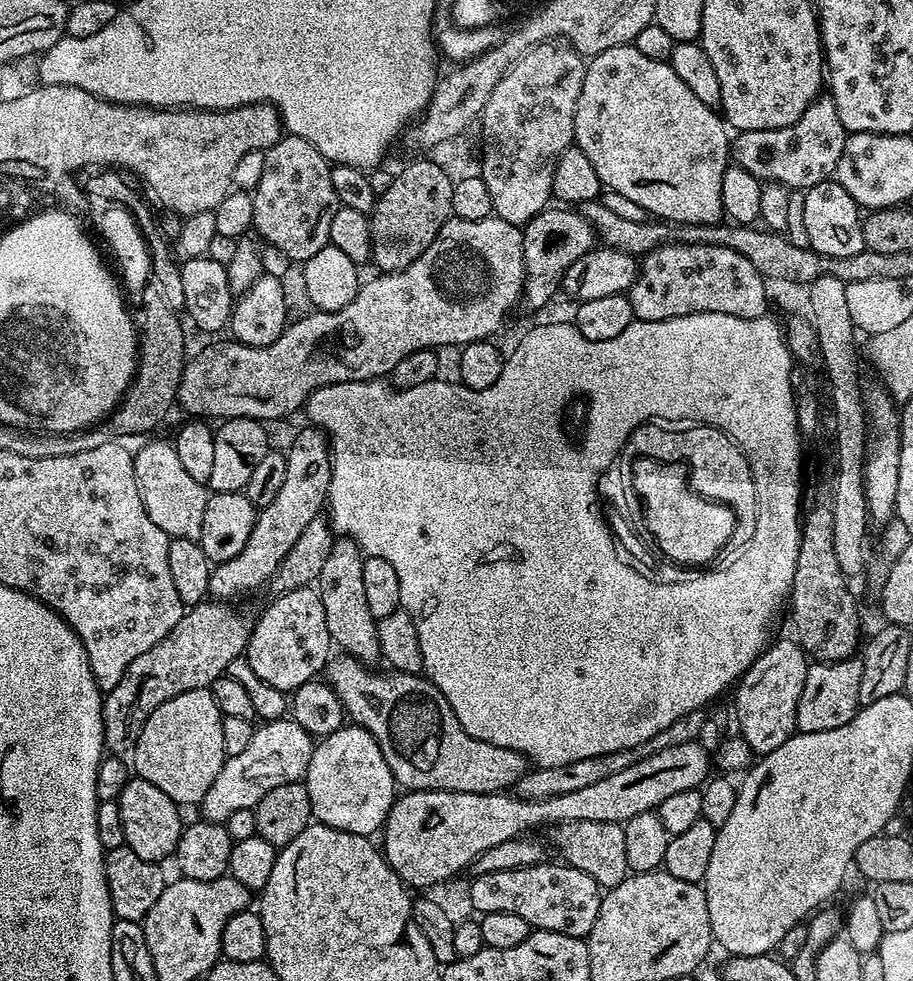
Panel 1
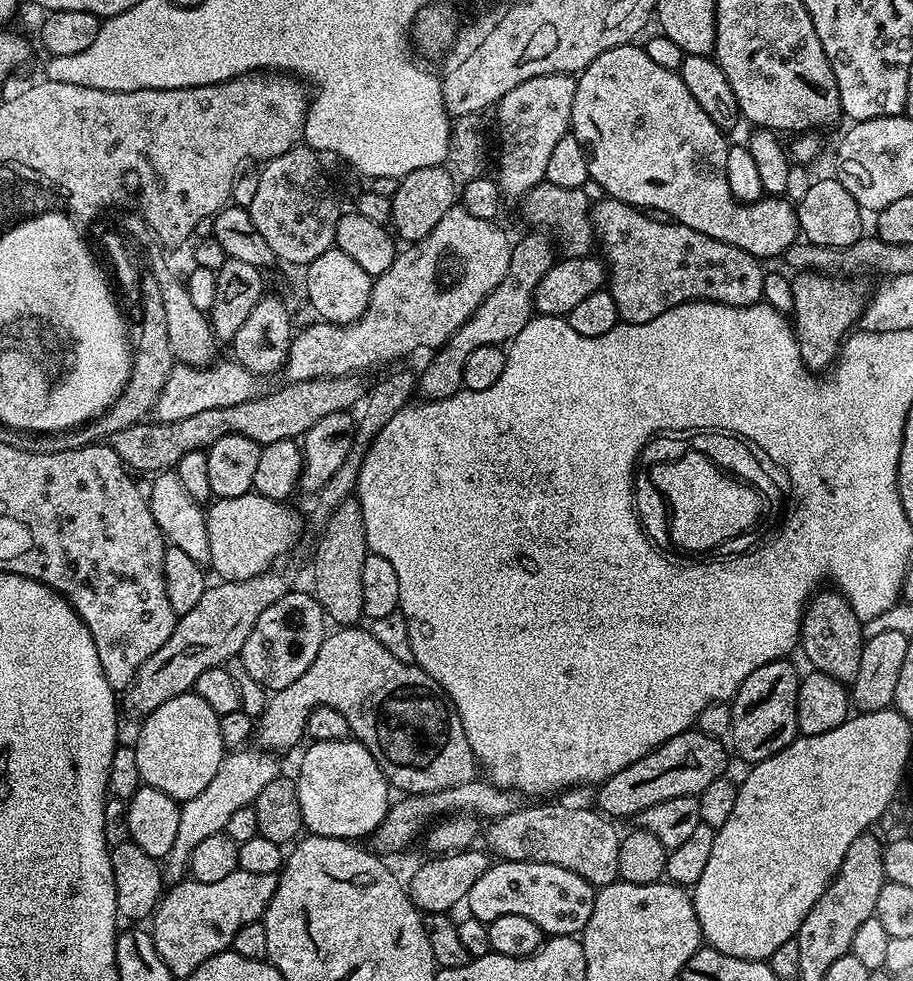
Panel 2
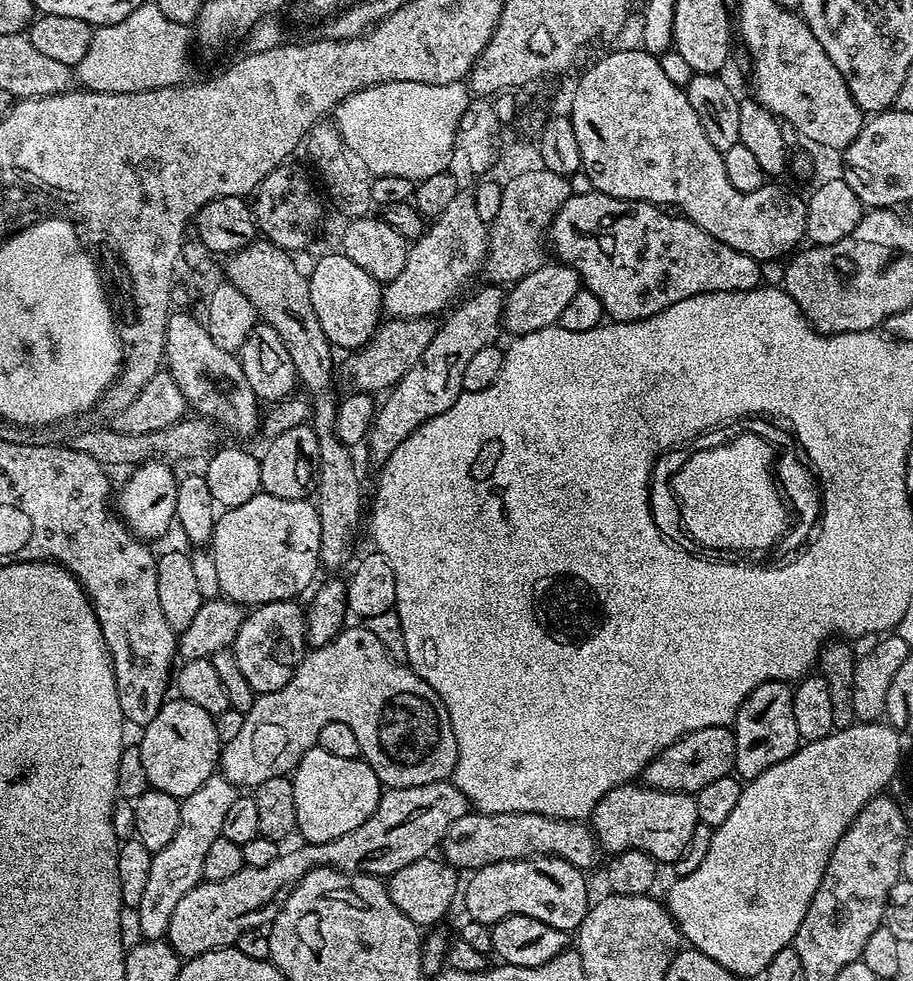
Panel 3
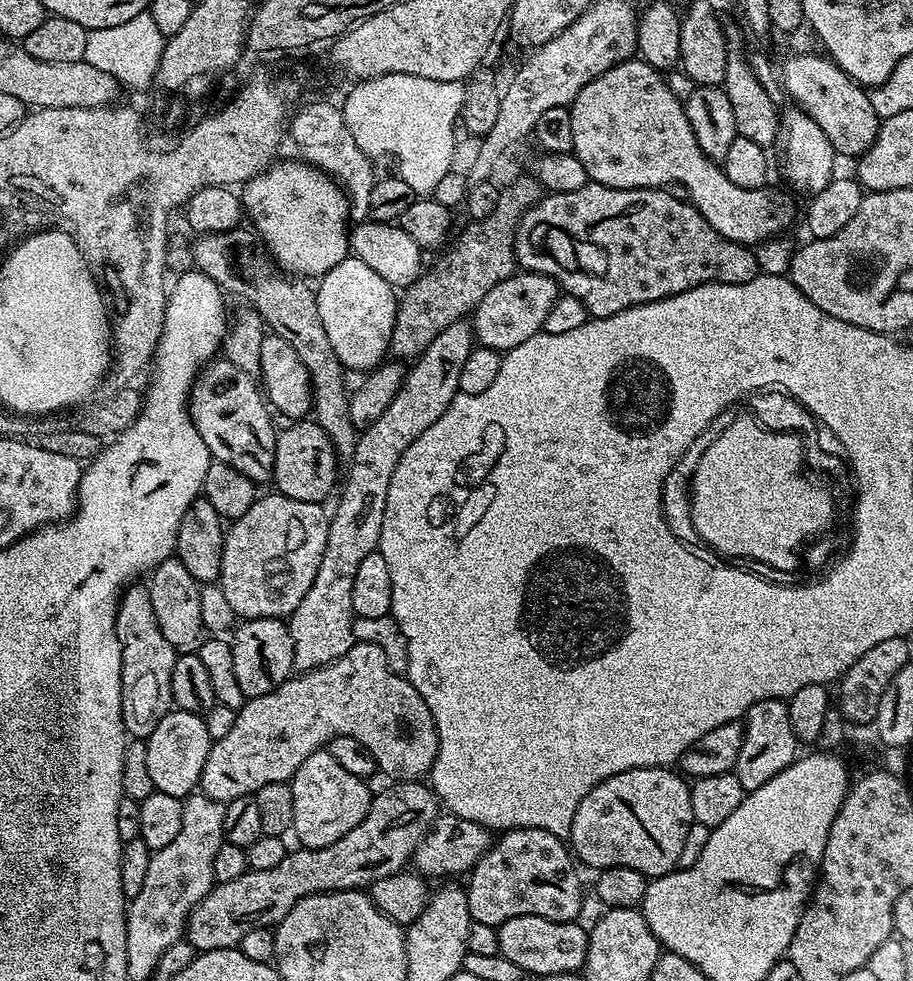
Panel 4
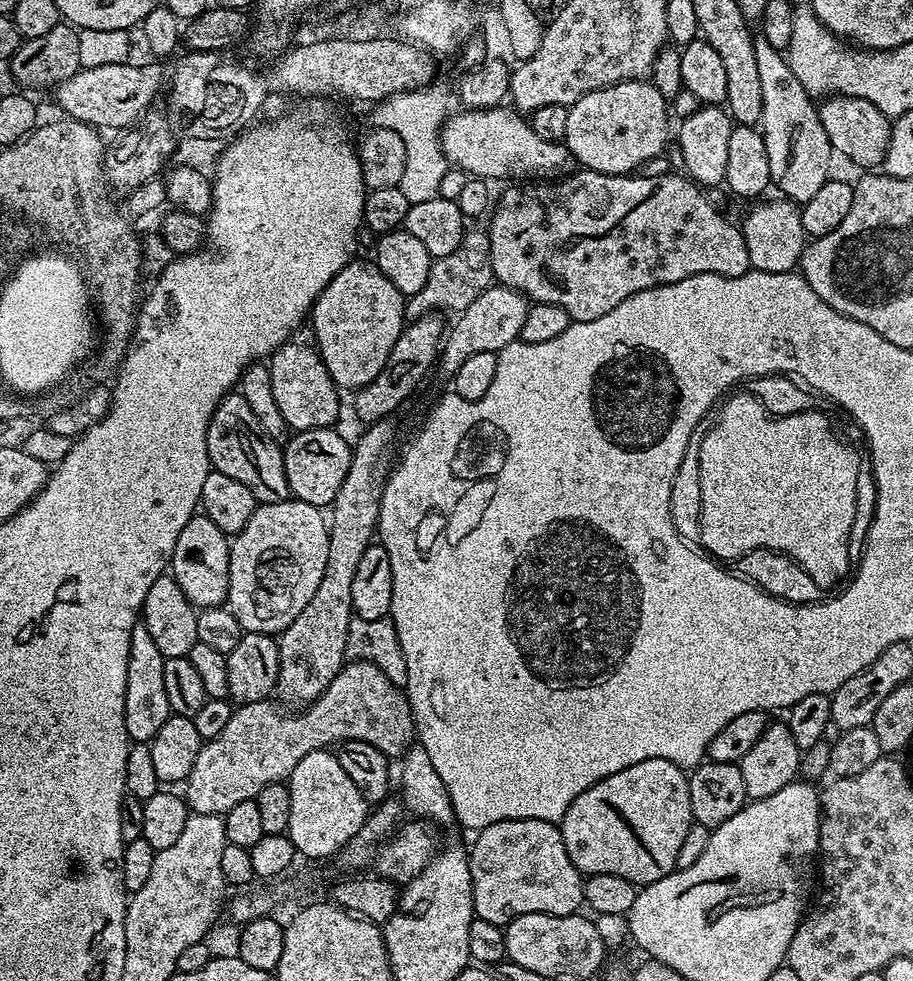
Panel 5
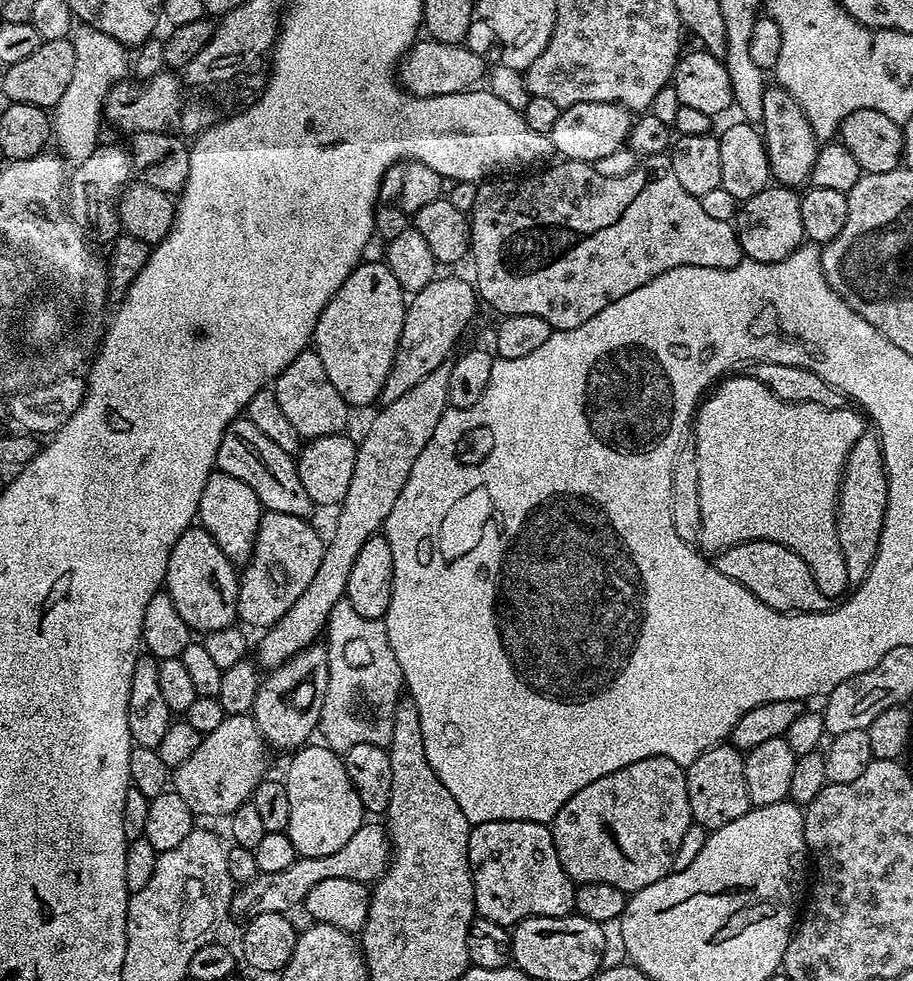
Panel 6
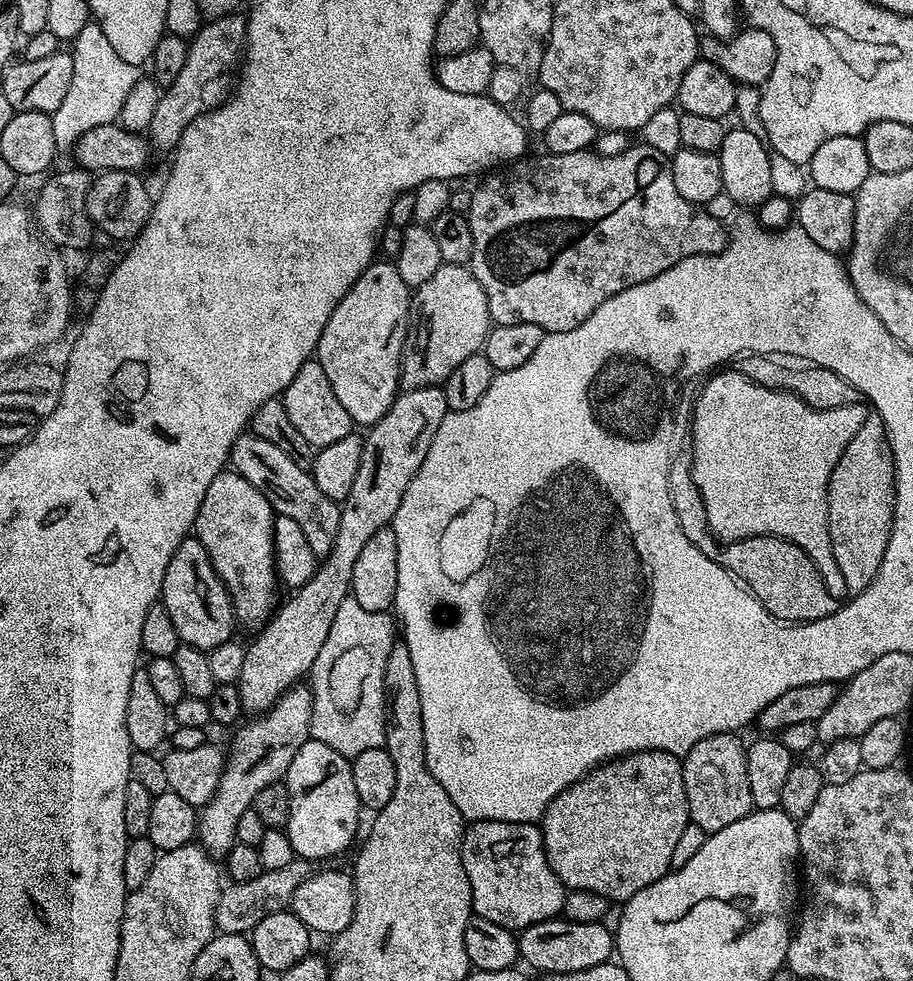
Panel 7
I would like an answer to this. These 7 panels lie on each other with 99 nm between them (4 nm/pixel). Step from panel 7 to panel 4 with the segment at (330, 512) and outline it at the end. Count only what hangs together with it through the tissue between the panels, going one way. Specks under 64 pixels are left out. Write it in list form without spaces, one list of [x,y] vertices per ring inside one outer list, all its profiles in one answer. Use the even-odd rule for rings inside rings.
[[[213,359],[196,377],[196,382],[192,385],[190,411],[194,426],[198,434],[202,434],[202,442],[206,442],[213,461],[226,466],[234,466],[234,470],[238,470],[240,474],[246,474],[246,478],[250,478],[258,486],[264,486],[264,483],[272,480],[278,432],[277,429],[272,429],[272,420],[268,417],[269,405],[253,377],[247,376],[242,369],[234,366],[228,360]]]

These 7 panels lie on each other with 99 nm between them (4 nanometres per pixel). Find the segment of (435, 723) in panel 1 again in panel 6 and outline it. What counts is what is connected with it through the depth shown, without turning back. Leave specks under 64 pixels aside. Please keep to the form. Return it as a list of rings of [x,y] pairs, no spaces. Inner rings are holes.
[[[251,715],[225,716],[222,726],[202,737],[198,750],[179,766],[171,769],[170,788],[190,806],[193,817],[231,816],[238,806],[249,803],[252,791],[265,779],[268,752],[264,736]]]

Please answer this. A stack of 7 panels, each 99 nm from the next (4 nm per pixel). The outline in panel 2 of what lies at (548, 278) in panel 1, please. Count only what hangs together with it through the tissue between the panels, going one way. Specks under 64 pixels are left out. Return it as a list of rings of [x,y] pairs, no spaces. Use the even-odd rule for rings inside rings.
[[[543,231],[530,232],[532,233],[529,236],[524,236],[520,241],[512,244],[510,266],[502,282],[498,282],[498,286],[494,286],[494,290],[486,294],[482,306],[478,306],[478,310],[474,310],[472,317],[444,343],[443,348],[433,355],[436,357],[425,366],[424,373],[422,371],[419,373],[418,392],[419,395],[422,394],[421,397],[444,400],[455,392],[461,391],[464,383],[462,370],[466,370],[466,358],[470,358],[470,354],[474,354],[478,346],[503,345],[505,342],[511,342],[522,330],[522,326],[531,322],[534,315],[532,303],[534,290],[553,266],[554,244],[551,239],[548,241],[543,236],[545,235]]]

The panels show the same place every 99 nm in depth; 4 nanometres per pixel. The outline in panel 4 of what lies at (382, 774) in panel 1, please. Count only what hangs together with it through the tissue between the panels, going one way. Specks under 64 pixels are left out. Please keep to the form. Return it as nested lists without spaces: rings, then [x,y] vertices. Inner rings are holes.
[[[326,750],[310,754],[302,766],[293,774],[290,781],[294,794],[294,822],[292,832],[300,839],[305,848],[321,848],[330,846],[342,838],[342,834],[350,834],[362,818],[366,818],[369,806],[372,805],[373,793],[361,777],[349,774],[343,766],[338,766],[334,758]]]

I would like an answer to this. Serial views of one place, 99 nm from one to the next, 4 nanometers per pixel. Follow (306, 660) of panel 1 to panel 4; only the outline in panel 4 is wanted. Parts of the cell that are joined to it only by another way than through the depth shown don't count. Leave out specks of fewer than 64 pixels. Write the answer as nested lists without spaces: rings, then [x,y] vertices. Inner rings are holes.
[[[283,619],[244,620],[231,633],[230,643],[234,654],[234,675],[238,677],[238,686],[242,686],[245,697],[270,694],[293,675],[294,638],[290,638],[290,630]]]

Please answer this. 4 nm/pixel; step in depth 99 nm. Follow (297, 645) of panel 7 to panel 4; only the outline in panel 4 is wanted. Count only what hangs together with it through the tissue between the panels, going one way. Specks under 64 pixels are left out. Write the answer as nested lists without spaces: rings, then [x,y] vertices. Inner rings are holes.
[[[517,271],[515,276],[506,278],[506,282],[498,282],[482,302],[478,302],[475,312],[471,313],[470,323],[475,343],[482,348],[493,348],[495,352],[506,353],[514,346],[522,346],[526,338],[534,338],[542,331],[546,322],[546,314],[550,314],[550,306],[554,306],[556,299],[562,295],[560,285],[555,284],[550,277],[537,272]]]

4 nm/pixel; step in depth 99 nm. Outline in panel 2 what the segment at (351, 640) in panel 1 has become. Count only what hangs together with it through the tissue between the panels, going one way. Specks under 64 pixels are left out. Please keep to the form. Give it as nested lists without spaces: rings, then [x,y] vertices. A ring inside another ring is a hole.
[[[347,498],[330,514],[319,533],[316,557],[312,560],[312,584],[316,600],[324,607],[325,617],[336,626],[356,626],[361,623],[362,610],[362,562],[370,555],[366,542],[366,526],[362,518],[360,502]]]

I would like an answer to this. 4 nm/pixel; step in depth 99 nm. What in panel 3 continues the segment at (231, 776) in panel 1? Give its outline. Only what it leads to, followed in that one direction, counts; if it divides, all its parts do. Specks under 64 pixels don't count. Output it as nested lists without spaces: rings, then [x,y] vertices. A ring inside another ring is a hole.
[[[213,774],[194,790],[194,794],[180,800],[180,817],[178,818],[178,834],[174,834],[170,846],[162,846],[162,850],[153,852],[150,862],[150,879],[146,881],[146,890],[142,894],[140,907],[135,909],[136,924],[140,927],[144,940],[159,940],[167,937],[170,926],[170,914],[174,914],[174,906],[178,906],[182,894],[186,894],[195,884],[202,880],[202,862],[214,838],[221,836],[222,821],[230,811],[238,795],[238,789],[219,774]]]

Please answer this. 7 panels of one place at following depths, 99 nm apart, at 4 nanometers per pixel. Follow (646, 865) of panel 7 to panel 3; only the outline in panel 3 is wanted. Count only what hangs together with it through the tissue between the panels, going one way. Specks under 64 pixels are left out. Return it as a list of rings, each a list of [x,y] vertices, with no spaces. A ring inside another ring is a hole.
[[[640,782],[619,784],[600,799],[592,811],[590,827],[605,853],[615,854],[633,848],[654,858],[657,865],[675,865],[678,854],[686,850],[690,834],[700,823],[695,799],[686,792],[663,792]]]

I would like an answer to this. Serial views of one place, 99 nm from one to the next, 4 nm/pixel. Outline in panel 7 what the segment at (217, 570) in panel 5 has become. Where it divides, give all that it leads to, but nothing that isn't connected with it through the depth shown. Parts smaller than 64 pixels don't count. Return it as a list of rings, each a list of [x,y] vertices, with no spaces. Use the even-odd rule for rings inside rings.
[[[189,534],[178,550],[174,550],[174,558],[170,558],[170,566],[166,566],[166,578],[162,578],[160,600],[166,614],[170,614],[170,622],[174,622],[174,630],[178,630],[180,643],[209,653],[214,646],[233,639],[232,627],[237,627],[238,621],[232,610],[232,599],[210,562],[210,554],[206,554],[195,535]]]

